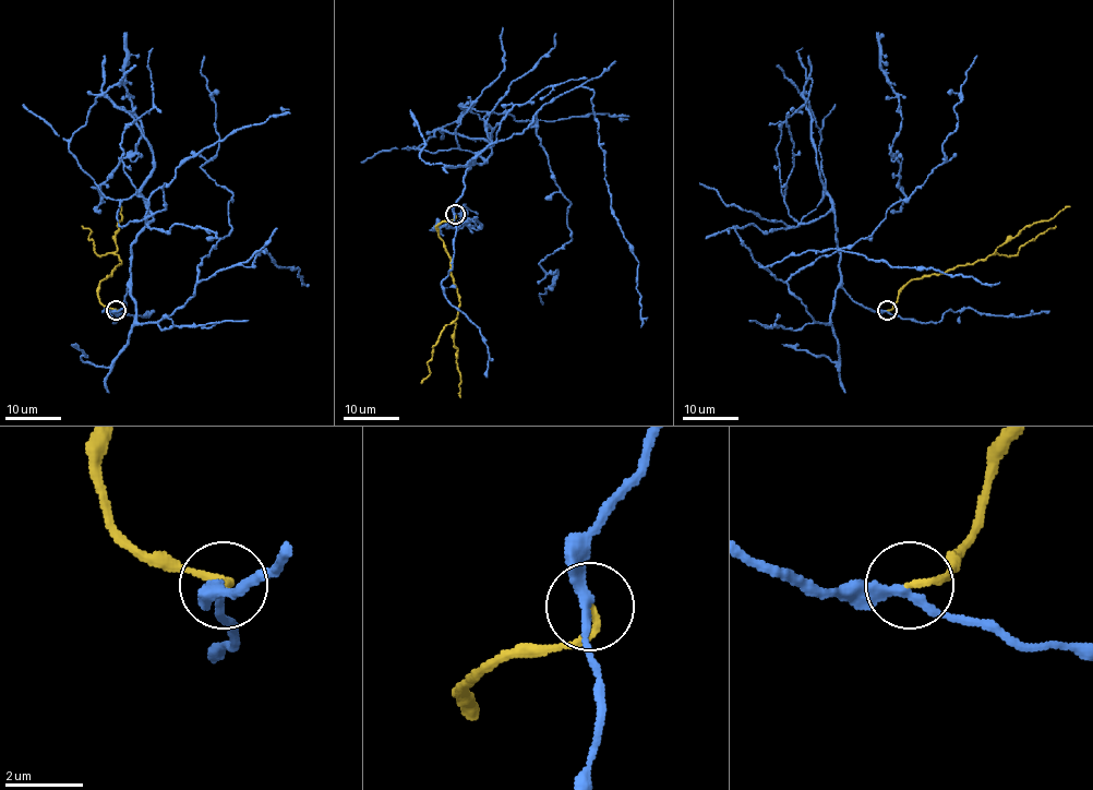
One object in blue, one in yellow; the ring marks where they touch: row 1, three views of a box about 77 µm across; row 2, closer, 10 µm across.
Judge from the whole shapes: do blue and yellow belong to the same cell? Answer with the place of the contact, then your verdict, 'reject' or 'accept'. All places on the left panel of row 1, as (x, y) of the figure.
place (116, 310); accept

